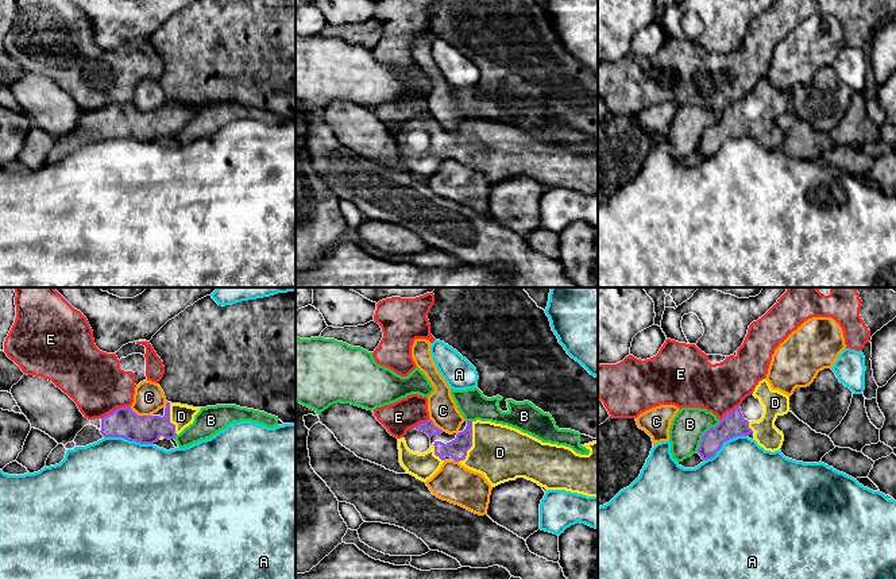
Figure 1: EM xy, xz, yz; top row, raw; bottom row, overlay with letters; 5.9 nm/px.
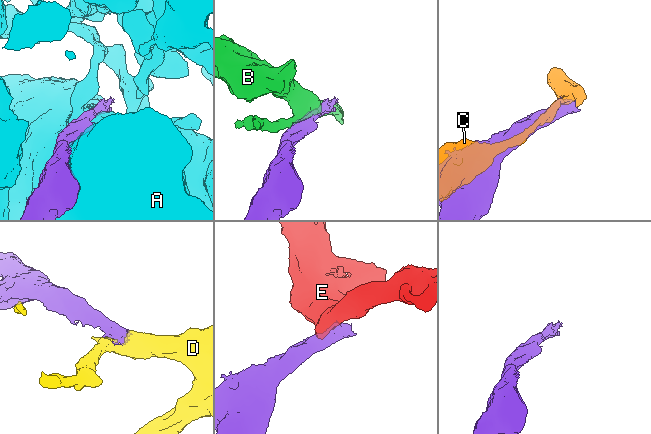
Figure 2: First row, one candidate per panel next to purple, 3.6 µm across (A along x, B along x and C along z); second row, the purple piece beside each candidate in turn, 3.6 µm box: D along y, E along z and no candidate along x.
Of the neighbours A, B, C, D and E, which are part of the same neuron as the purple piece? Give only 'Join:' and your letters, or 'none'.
Join: D

